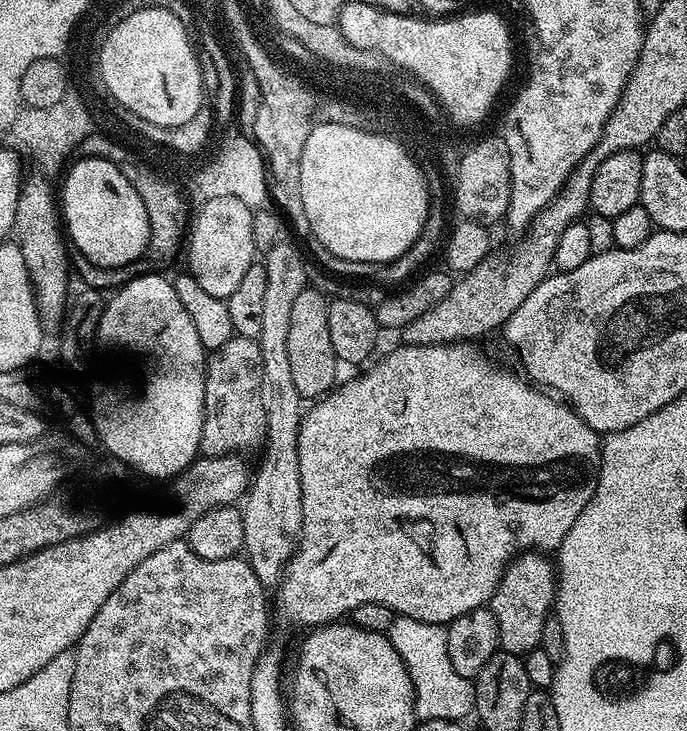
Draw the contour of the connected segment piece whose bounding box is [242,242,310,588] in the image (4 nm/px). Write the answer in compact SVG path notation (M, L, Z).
M281 242L275 244L262 260L266 270L266 299L262 310L262 334L260 335L260 349L262 350L262 376L264 378L264 393L262 406L266 406L266 426L268 435L266 447L263 449L264 461L260 469L255 469L250 480L250 487L242 500L242 513L245 526L243 551L246 553L248 565L265 588L274 588L284 579L284 569L288 567L289 560L296 553L296 546L300 543L302 530L302 478L298 470L298 430L300 419L306 411L306 401L298 394L294 386L290 367L289 335L290 313L298 294L309 287L308 272L304 269L304 260L300 252L292 244Z

